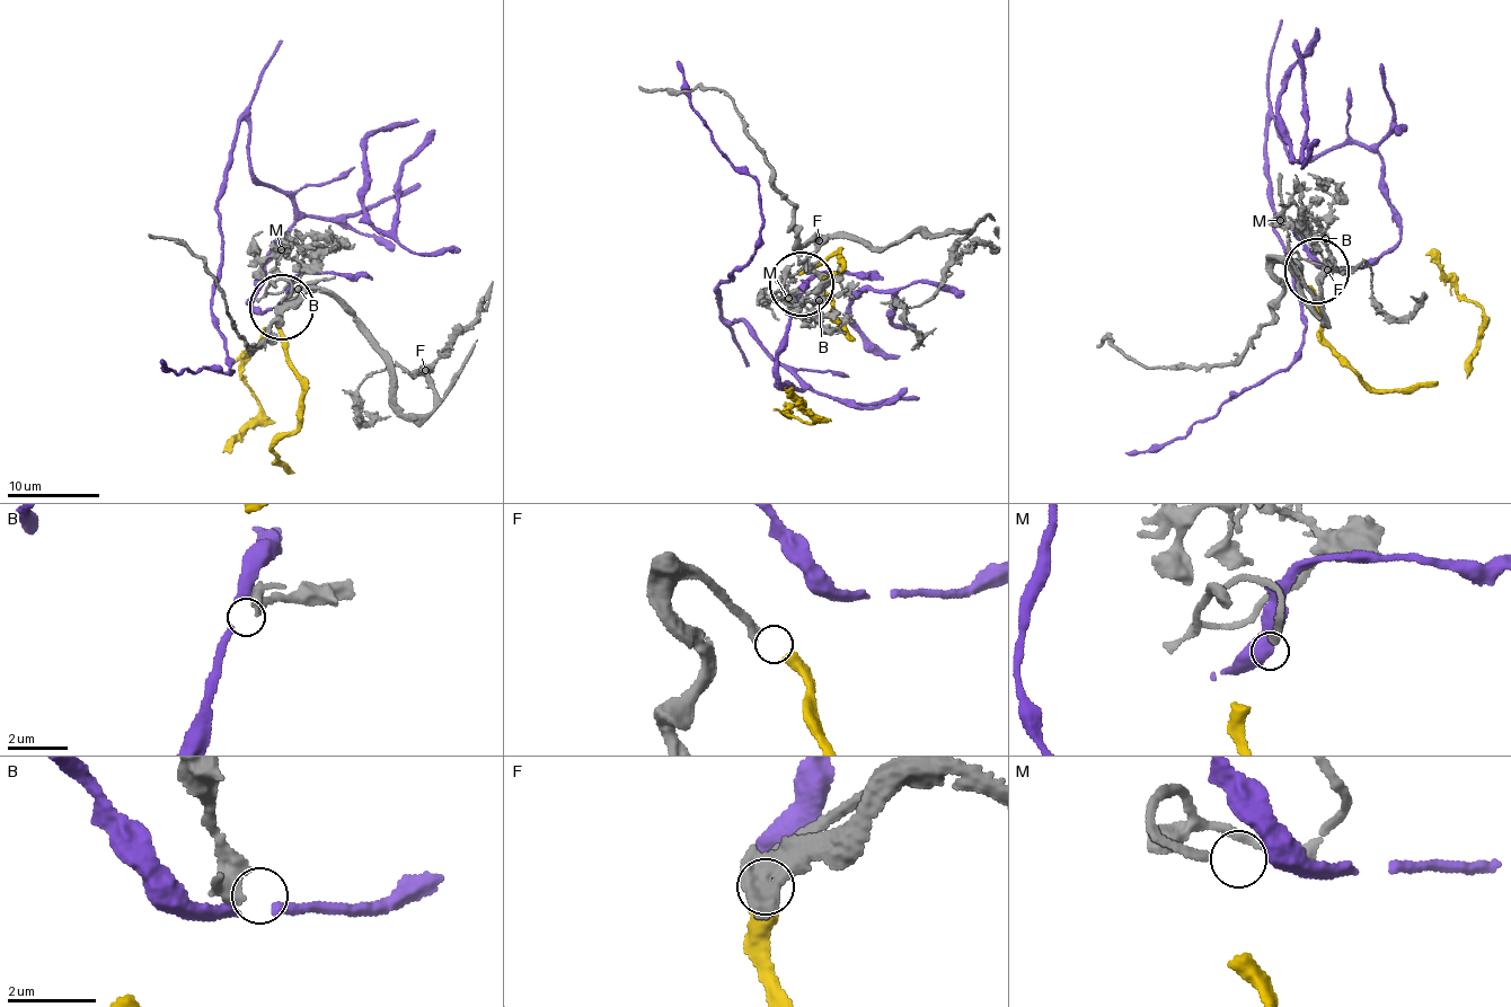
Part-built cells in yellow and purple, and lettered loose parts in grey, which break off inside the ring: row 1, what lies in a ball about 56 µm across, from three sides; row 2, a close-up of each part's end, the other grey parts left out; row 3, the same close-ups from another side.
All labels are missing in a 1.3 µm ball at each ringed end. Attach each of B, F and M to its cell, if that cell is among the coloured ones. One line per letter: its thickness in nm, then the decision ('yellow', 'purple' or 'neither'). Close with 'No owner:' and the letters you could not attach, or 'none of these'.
B: 400 nm | neither
F: 320 nm | yellow
M: 200 nm | neither
No owner: B, M

